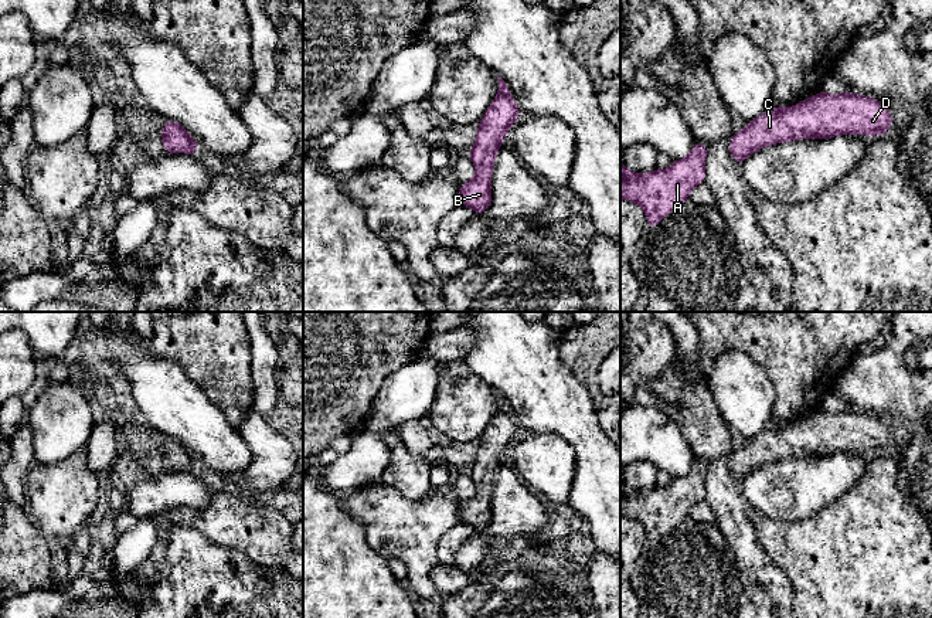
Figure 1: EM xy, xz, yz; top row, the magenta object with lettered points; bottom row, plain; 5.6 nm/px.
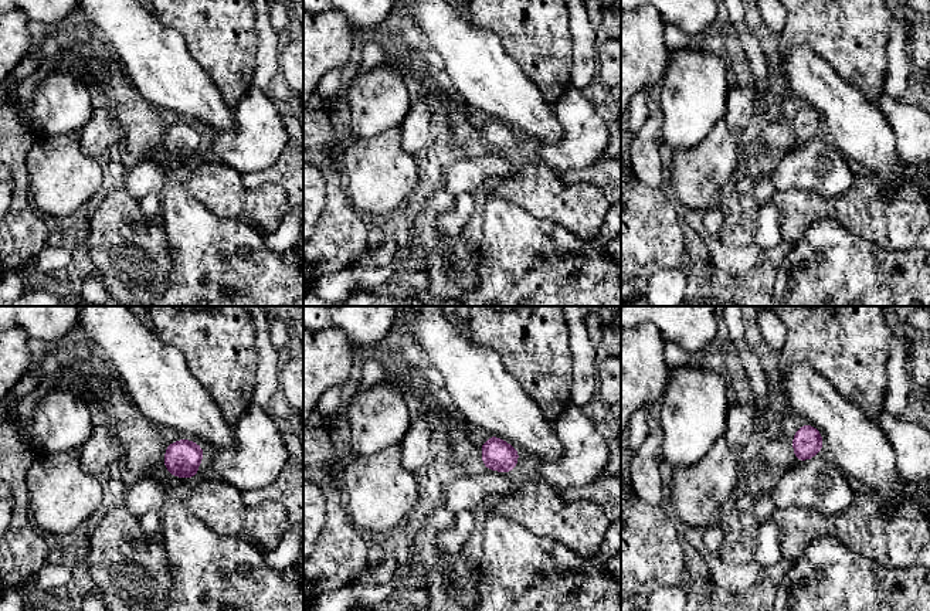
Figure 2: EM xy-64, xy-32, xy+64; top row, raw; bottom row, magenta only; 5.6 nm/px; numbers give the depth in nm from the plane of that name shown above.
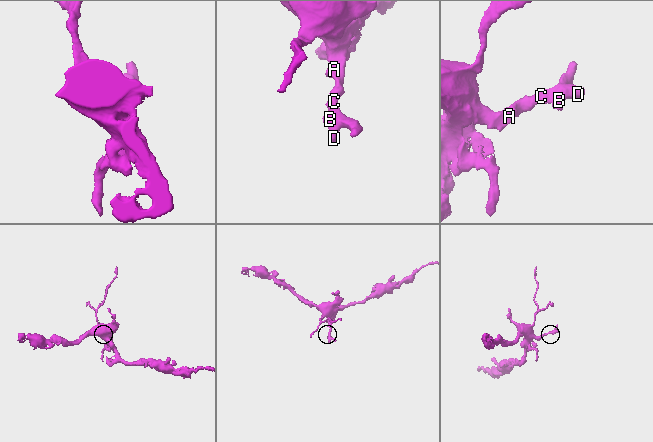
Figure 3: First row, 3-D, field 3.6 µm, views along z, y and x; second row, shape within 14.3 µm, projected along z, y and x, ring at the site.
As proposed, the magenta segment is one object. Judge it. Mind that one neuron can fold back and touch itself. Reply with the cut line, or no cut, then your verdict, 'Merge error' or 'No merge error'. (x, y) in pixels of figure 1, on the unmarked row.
No split. No merge error

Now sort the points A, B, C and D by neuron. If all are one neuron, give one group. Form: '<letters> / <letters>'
A B C D

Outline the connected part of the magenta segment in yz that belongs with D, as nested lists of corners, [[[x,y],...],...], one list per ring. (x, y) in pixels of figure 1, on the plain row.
[[[822,408],[797,422],[768,427],[732,452],[729,469],[741,482],[769,462],[837,452],[887,452],[892,439],[891,429],[874,415]]]

